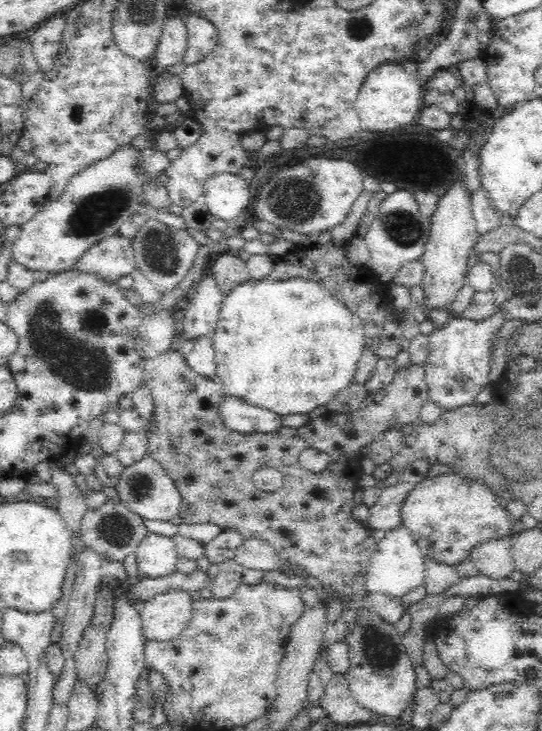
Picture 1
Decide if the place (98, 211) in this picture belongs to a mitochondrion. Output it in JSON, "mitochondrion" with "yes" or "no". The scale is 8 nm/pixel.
{"mitochondrion":"yes"}

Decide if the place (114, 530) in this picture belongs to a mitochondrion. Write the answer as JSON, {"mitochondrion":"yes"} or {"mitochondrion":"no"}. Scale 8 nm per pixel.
{"mitochondrion":"yes"}

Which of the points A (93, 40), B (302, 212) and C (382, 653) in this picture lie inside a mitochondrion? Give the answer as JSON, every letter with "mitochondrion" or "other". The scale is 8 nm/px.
{"A":"other","B":"mitochondrion","C":"mitochondrion"}

